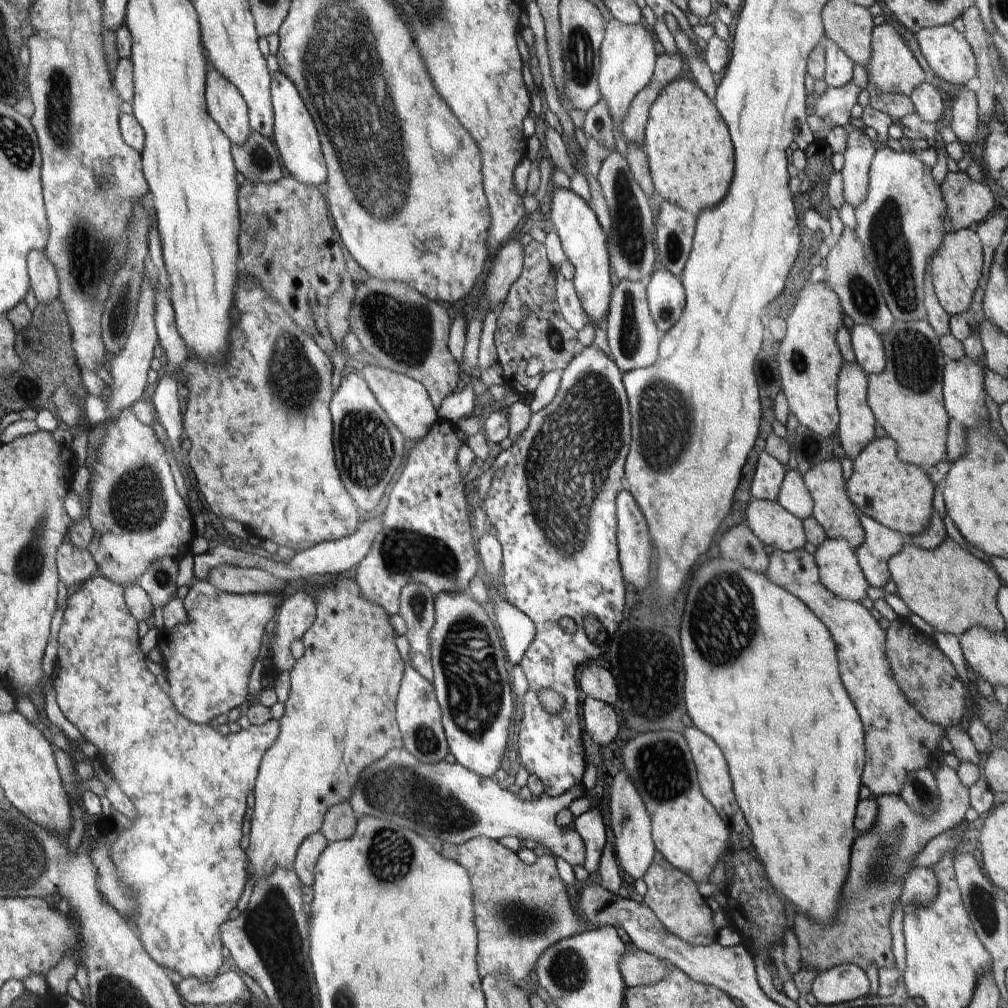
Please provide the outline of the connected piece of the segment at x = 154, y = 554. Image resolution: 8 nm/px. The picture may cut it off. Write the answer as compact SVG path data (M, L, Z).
M131 408L121 410L111 422L87 430L85 468L93 474L87 506L93 536L87 552L97 564L97 574L123 588L133 586L155 560L181 560L191 554L193 516L175 490L165 456L151 426L141 424Z

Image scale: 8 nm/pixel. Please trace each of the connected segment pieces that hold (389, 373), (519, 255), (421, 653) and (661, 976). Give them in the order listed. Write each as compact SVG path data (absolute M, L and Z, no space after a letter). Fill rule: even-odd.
M365 364L361 370L361 378L365 380L367 388L375 396L375 400L379 402L379 406L383 408L387 418L393 422L393 426L397 426L397 430L407 440L419 440L419 438L423 440L427 436L427 432L431 430L431 426L435 422L439 422L437 410L431 404L427 390L417 380L413 380L405 374L397 374L393 370L387 370L387 368L379 368L377 364Z
M507 242L493 254L493 264L485 278L485 300L489 312L493 312L501 302L505 302L511 284L519 278L523 270L523 246L519 242Z
M407 582L399 594L399 616L405 620L405 638L411 646L409 658L411 668L431 682L431 652L429 652L429 630L435 624L433 592L417 582Z
M627 948L619 962L621 978L629 988L645 988L657 984L669 976L669 970L661 960L649 952L641 952L637 948Z

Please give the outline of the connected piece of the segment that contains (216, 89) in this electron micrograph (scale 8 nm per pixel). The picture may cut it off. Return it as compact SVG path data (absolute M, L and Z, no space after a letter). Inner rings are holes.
M211 70L205 76L205 104L207 114L219 130L229 138L229 142L243 146L251 134L247 104L237 88L219 72Z

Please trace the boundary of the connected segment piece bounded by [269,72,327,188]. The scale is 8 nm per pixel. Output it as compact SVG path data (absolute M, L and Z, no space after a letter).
M275 72L271 76L271 106L273 106L273 144L279 150L281 162L291 174L293 180L297 180L303 186L317 188L321 182L327 180L327 164L321 152L321 142L317 140L317 132L313 128L313 122L301 102L301 96L293 82L289 82L281 72Z

